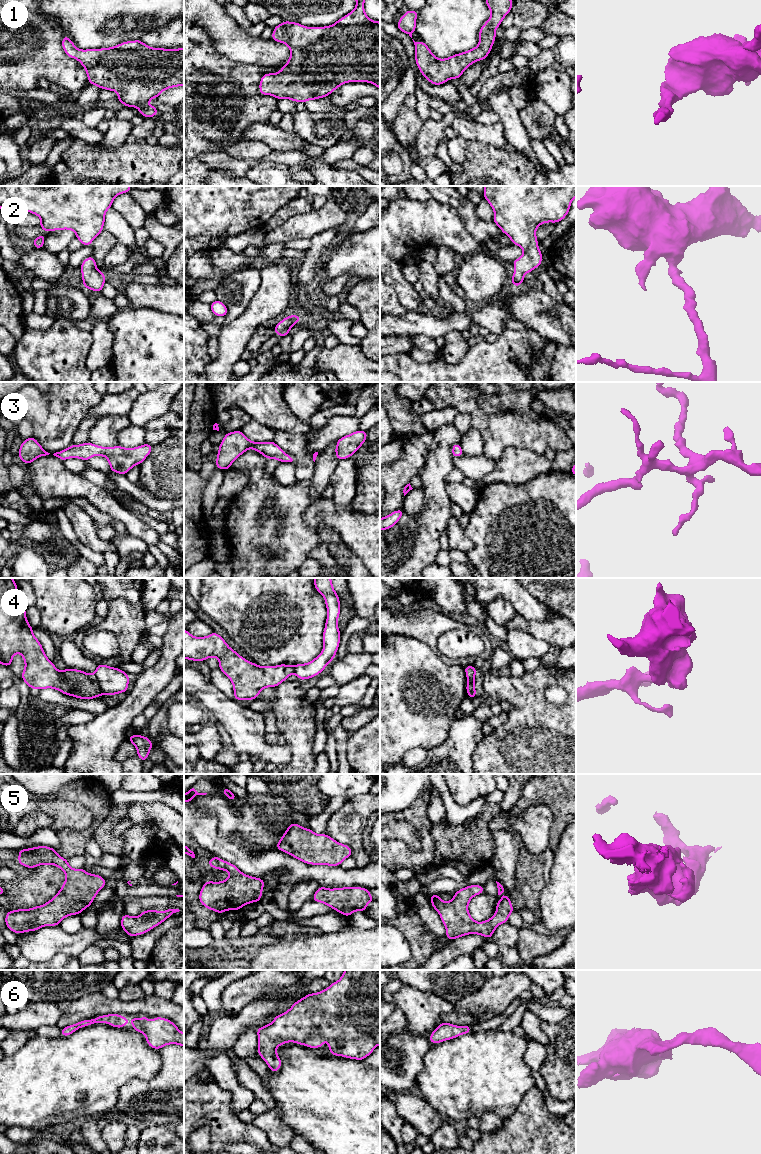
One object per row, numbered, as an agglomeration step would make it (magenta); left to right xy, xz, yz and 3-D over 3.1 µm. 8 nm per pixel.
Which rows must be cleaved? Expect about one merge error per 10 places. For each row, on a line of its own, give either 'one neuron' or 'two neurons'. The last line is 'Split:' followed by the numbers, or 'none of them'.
1: one neuron
2: one neuron
3: one neuron
4: two neurons
5: one neuron
6: one neuron
Split: 4

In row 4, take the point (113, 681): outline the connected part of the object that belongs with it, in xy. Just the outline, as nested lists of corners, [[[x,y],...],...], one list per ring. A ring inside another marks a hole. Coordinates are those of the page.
[[[98,664],[94,675],[100,684],[101,695],[117,695],[128,690],[129,675],[119,668]]]

